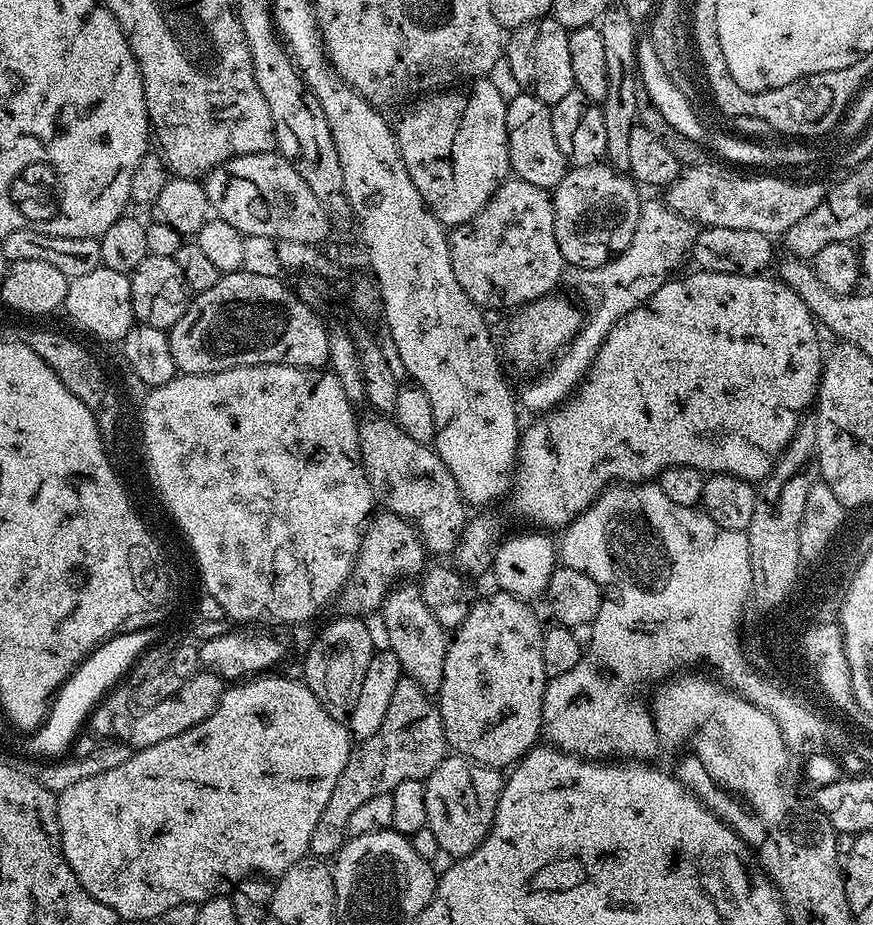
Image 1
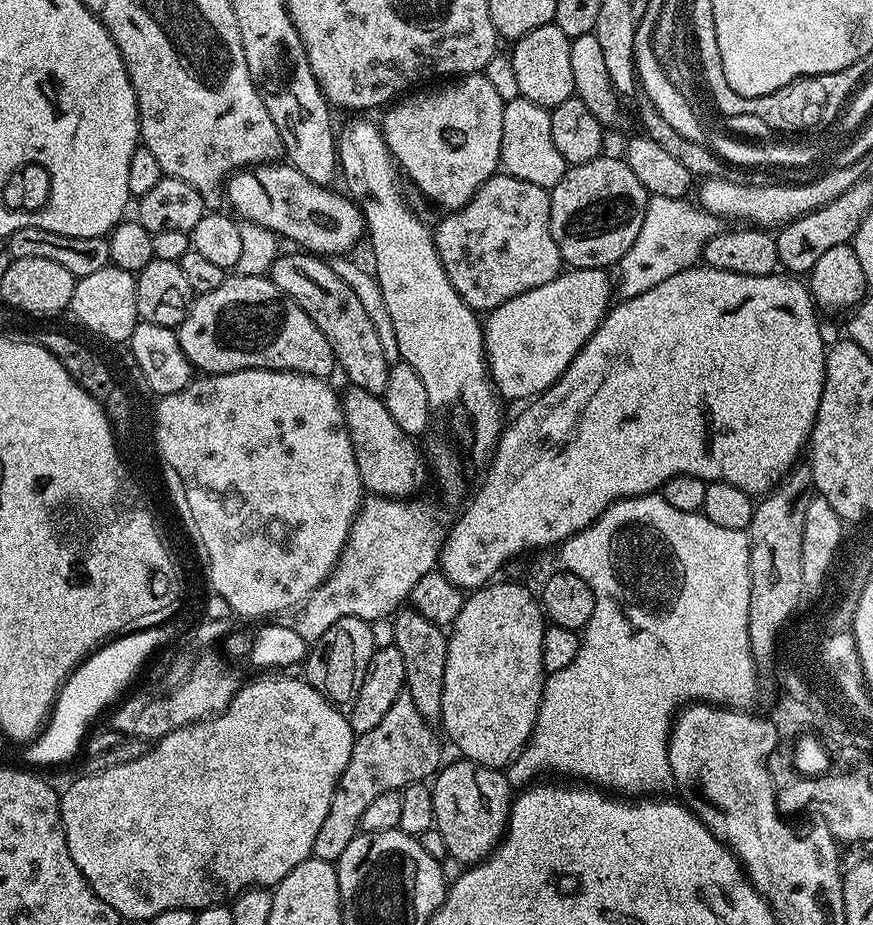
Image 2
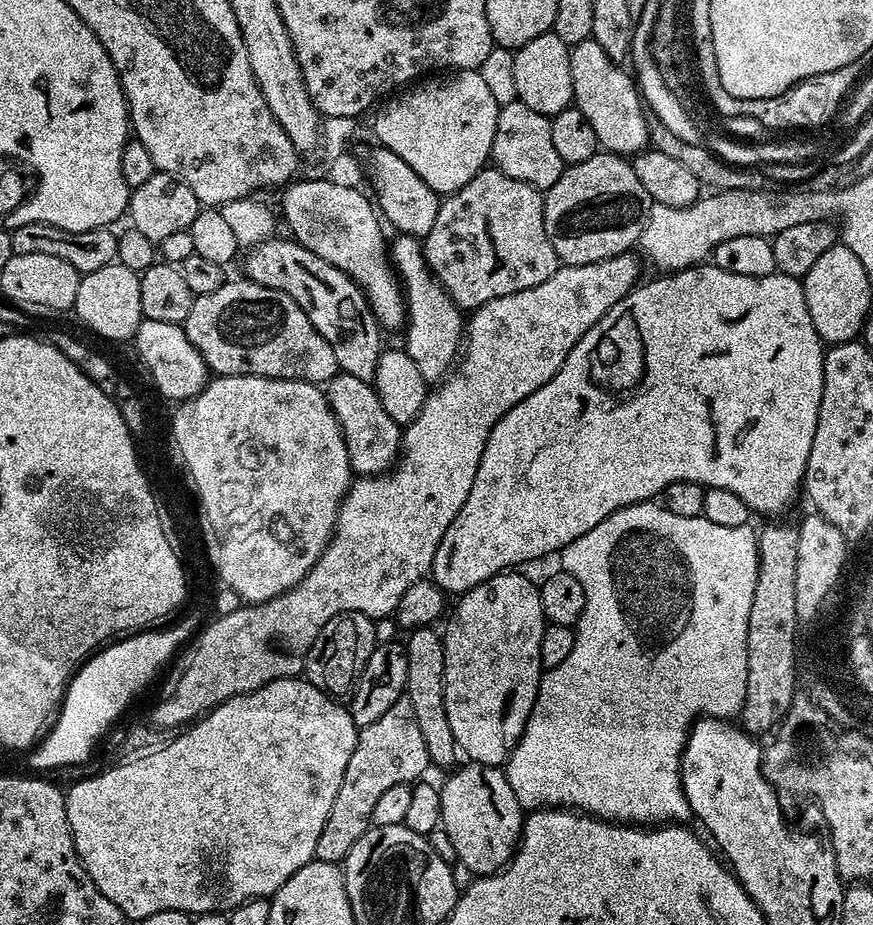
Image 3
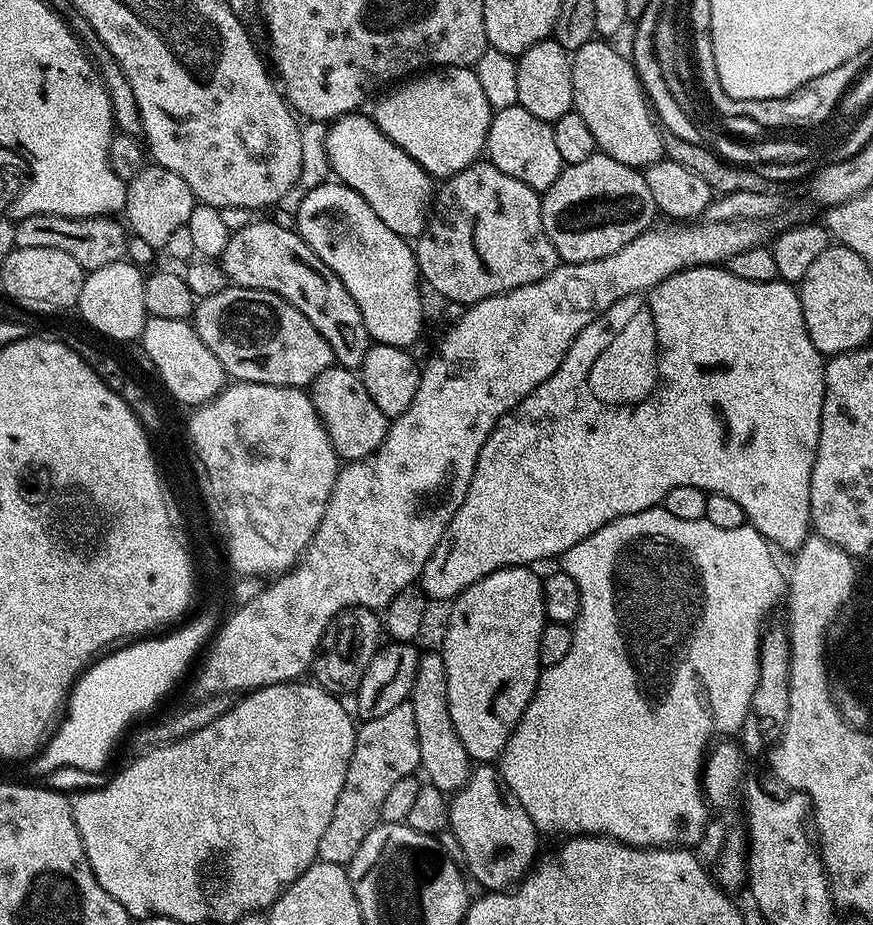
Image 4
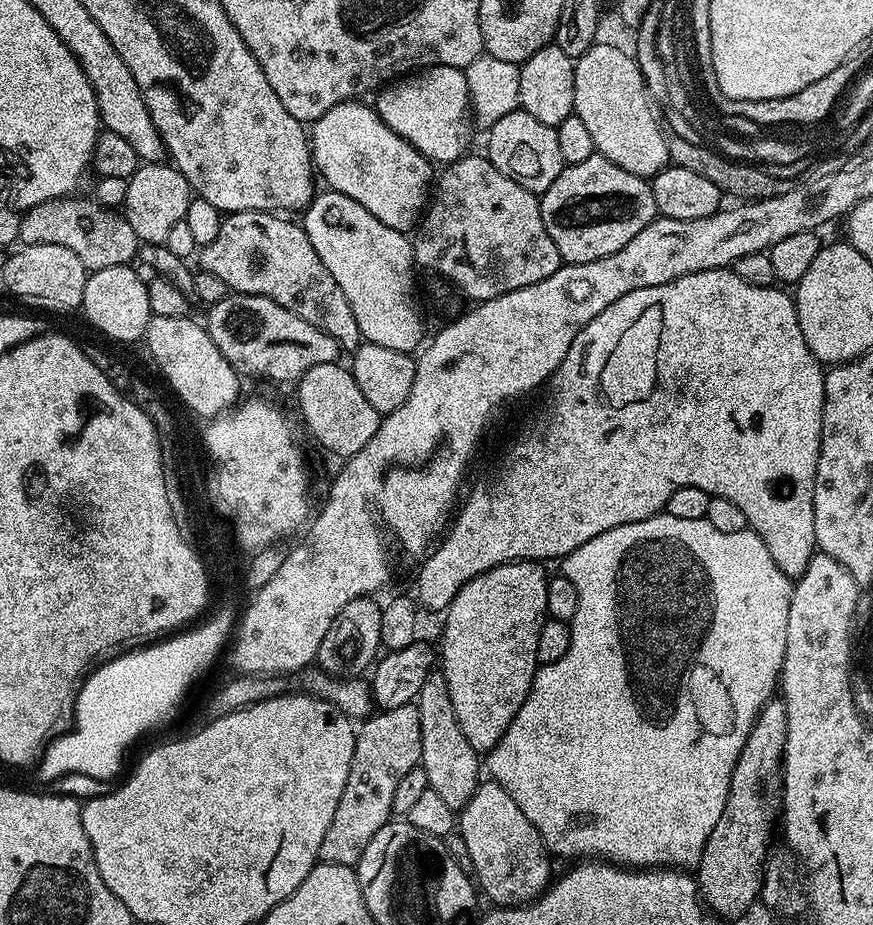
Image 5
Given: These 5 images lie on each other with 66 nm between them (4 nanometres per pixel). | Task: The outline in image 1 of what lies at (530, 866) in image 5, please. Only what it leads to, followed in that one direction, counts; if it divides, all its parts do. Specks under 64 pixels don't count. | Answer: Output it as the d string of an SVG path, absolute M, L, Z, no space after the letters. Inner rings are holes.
M449 754L424 781L428 828L434 830L441 853L448 858L468 856L492 828L505 777L497 769L477 764L466 756Z

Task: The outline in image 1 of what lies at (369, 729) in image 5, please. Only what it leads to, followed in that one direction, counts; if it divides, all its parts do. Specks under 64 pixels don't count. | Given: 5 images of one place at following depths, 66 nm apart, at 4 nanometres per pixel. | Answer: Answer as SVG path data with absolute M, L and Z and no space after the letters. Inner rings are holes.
M402 678L398 686L394 686L382 726L378 726L370 738L359 741L349 754L346 770L342 770L338 777L326 802L326 810L322 810L314 826L314 834L310 834L309 853L316 858L335 857L345 840L349 839L348 827L355 808L363 806L377 794L392 792L398 782L427 780L449 752L437 701L418 686L418 682Z

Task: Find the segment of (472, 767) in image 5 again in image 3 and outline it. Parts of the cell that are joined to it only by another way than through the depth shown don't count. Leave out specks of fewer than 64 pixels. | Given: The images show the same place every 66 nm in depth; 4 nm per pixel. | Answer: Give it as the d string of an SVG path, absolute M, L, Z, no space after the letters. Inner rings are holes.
M435 627L414 628L407 633L404 644L406 650L406 686L404 691L414 706L414 718L418 718L418 730L426 742L429 761L440 768L451 769L457 763L458 749L454 742L454 730L450 730L450 718L446 718L446 658L444 641Z

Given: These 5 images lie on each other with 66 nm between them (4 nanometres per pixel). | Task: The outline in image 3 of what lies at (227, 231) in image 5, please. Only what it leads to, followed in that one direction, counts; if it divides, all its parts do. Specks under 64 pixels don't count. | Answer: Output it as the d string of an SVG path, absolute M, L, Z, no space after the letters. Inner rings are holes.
M271 238L247 249L243 275L267 288L284 292L310 318L314 330L334 346L334 358L338 358L340 372L369 382L378 370L378 358L382 351L382 329L368 304L363 288L356 284L338 266L318 258L306 246L296 240Z

